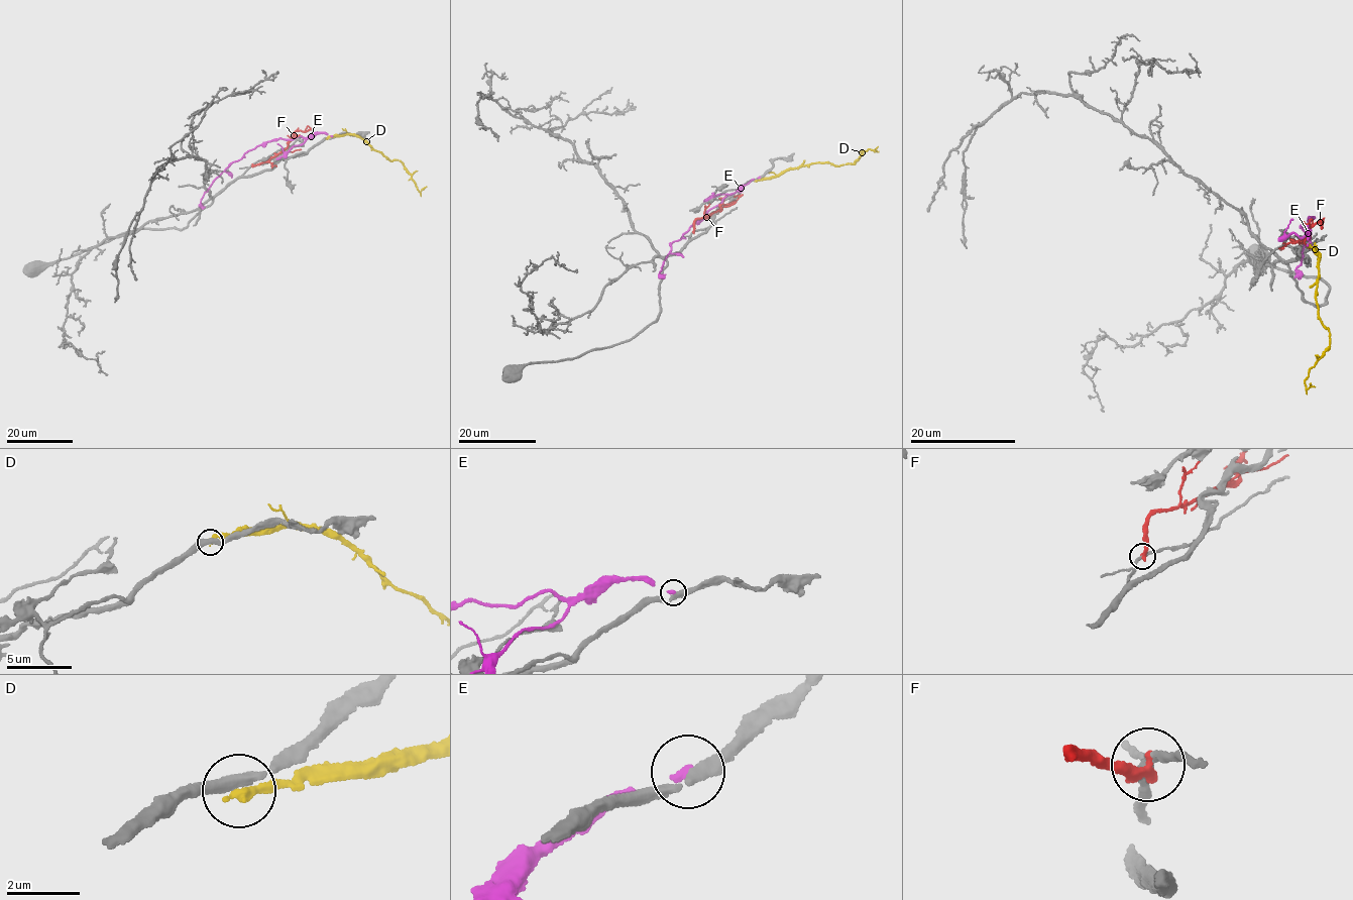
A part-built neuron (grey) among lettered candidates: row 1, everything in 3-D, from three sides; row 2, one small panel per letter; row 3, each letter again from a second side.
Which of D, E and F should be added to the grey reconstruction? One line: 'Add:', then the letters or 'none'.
Add: none

